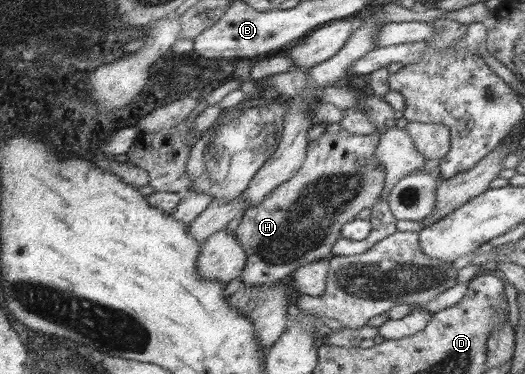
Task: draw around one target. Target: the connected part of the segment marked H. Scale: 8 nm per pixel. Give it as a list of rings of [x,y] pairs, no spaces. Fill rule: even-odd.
[[[371,93],[361,106],[361,111],[380,132],[360,136],[342,129],[336,135],[326,132],[313,138],[299,173],[273,190],[260,205],[249,207],[242,213],[242,220],[233,233],[247,251],[242,275],[245,287],[288,281],[299,266],[332,258],[332,246],[340,240],[344,226],[356,220],[360,210],[374,207],[386,193],[387,172],[376,159],[376,148],[382,131],[396,126],[398,113],[382,96]]]

